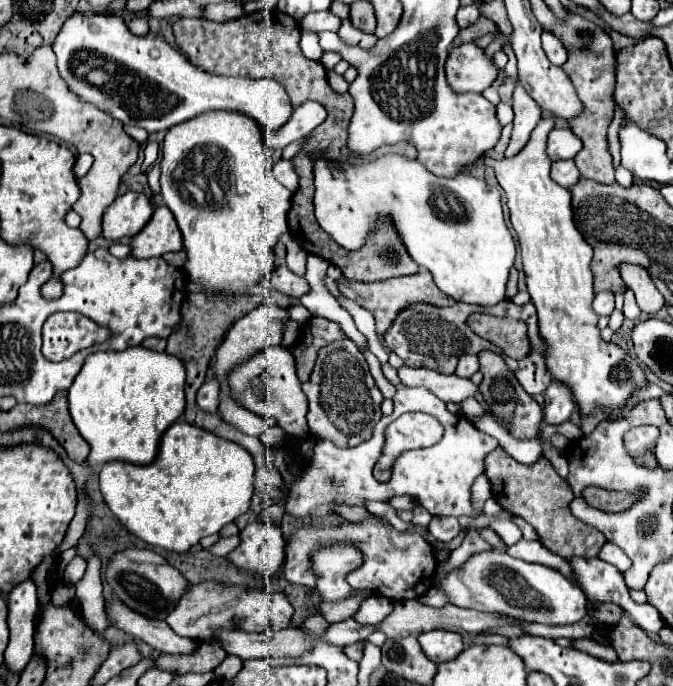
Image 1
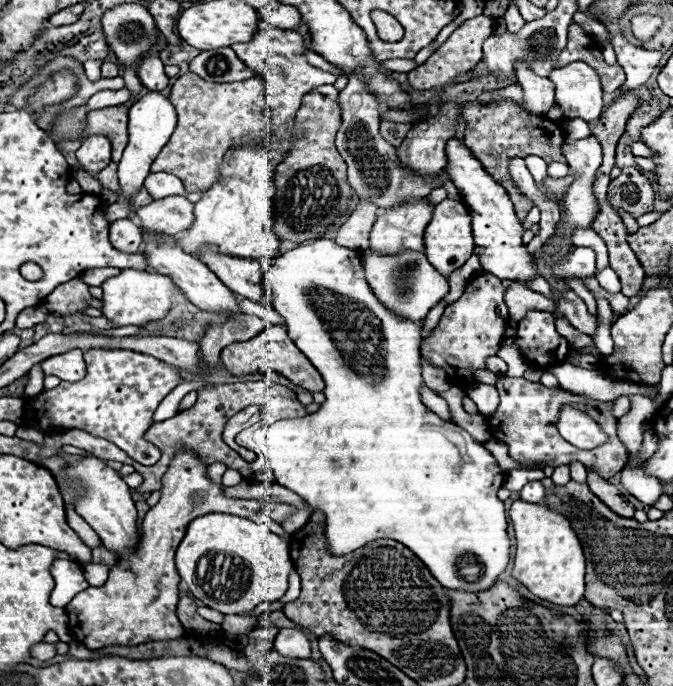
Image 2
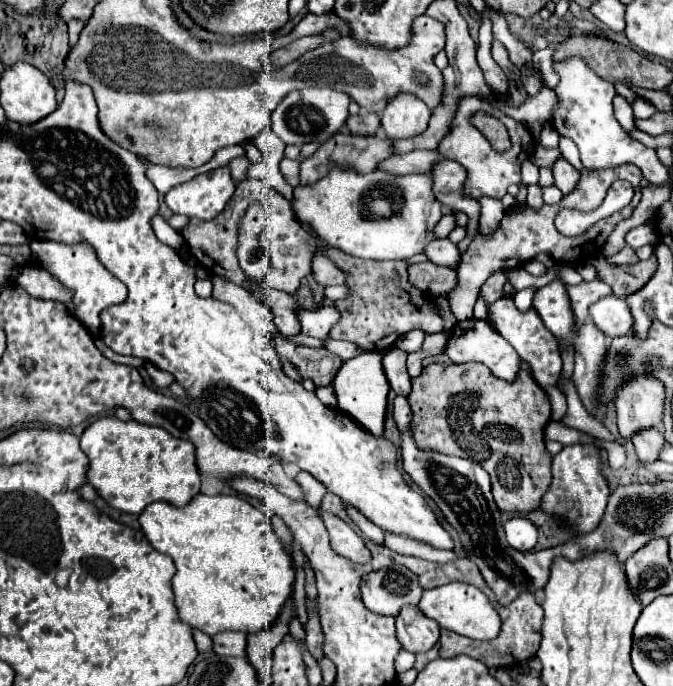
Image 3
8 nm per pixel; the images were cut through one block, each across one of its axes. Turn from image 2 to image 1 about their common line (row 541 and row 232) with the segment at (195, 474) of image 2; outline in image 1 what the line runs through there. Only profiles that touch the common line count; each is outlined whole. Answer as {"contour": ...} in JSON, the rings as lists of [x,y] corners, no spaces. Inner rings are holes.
{"contour":[[[158,206],[144,226],[144,230],[132,238],[134,258],[161,257],[166,252],[182,250],[182,232],[174,222],[172,212],[166,206]]]}

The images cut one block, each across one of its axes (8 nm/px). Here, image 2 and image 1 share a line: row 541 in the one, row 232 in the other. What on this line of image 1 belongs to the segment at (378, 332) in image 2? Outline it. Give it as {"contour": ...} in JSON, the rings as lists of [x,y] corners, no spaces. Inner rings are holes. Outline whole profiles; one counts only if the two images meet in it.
{"contour":[[[384,154],[362,166],[334,166],[328,158],[318,158],[314,162],[314,208],[316,220],[332,240],[346,250],[360,250],[366,238],[376,230],[378,220],[392,222],[398,238],[406,246],[410,258],[418,266],[424,266],[434,276],[436,286],[462,302],[468,304],[496,304],[506,298],[506,278],[508,270],[514,266],[514,240],[504,224],[504,212],[500,202],[500,192],[470,174],[456,174],[454,178],[440,178],[430,174],[426,166],[418,160],[408,160],[398,154]]]}

